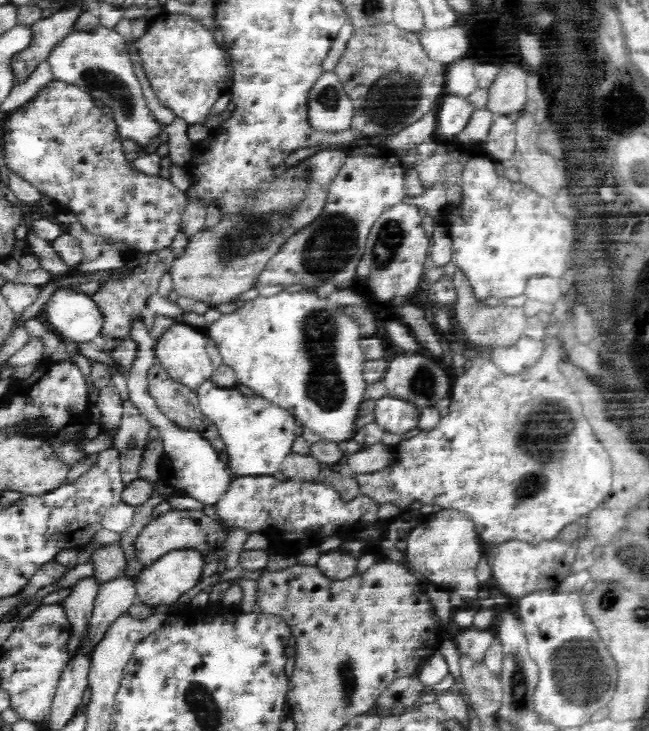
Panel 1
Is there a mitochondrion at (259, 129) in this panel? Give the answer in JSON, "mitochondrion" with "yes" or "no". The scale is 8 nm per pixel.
{"mitochondrion":"no"}

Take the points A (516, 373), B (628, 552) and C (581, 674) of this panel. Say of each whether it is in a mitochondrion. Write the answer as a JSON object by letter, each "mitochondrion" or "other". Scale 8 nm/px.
{"A":"other","B":"mitochondrion","C":"mitochondrion"}

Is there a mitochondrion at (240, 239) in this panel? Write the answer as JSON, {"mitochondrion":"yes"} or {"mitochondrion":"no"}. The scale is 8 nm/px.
{"mitochondrion":"yes"}

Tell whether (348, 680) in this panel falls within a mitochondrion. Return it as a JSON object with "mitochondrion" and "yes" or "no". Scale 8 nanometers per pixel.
{"mitochondrion":"yes"}

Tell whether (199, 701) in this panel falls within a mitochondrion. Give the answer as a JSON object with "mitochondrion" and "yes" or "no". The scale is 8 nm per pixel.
{"mitochondrion":"yes"}

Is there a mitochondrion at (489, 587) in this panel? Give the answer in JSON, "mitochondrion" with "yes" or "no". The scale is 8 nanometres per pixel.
{"mitochondrion":"no"}

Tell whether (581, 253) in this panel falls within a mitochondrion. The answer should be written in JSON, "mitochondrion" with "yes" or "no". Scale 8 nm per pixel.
{"mitochondrion":"yes"}

